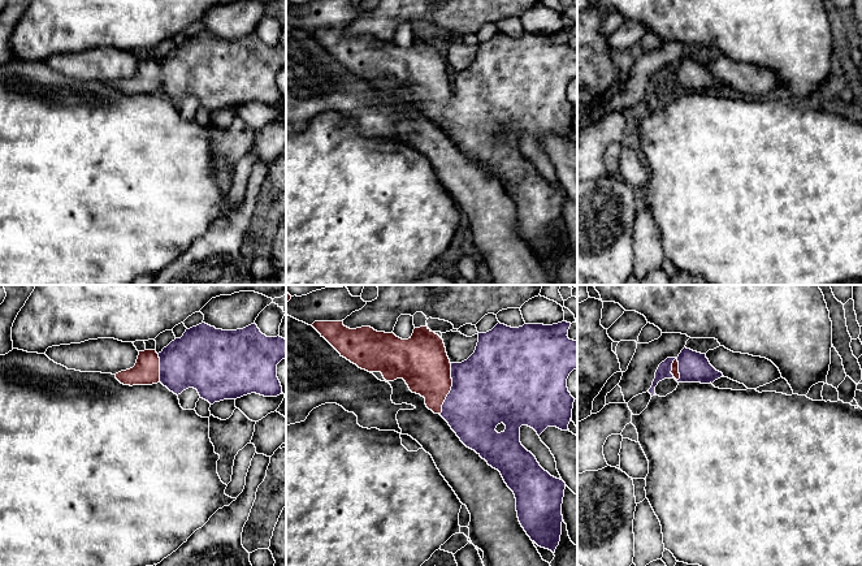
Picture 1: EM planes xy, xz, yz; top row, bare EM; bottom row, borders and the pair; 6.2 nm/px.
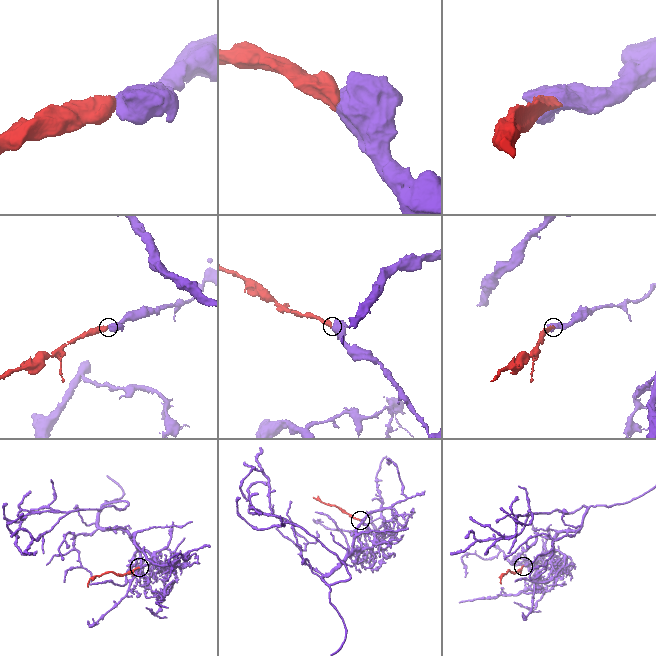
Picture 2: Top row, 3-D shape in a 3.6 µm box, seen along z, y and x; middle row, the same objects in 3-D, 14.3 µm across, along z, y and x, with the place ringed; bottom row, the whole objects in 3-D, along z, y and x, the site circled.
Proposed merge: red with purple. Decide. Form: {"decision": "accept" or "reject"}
{"decision": "accept"}

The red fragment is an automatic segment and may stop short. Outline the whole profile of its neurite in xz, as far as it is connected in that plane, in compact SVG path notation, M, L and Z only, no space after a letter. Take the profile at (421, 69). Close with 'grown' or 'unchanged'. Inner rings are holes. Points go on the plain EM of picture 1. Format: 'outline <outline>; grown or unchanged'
outline M315 30L312 35L341 65L359 77L381 81L386 90L403 87L412 101L424 105L426 116L439 122L467 156L475 159L489 174L501 181L504 191L515 203L519 230L530 249L555 262L562 243L566 191L545 180L536 165L521 154L520 135L528 134L538 144L547 135L569 139L575 107L568 100L567 87L577 77L577 49L567 44L571 31L524 33L519 36L498 31L491 39L478 42L475 61L462 72L450 70L443 48L428 35L415 36L408 48L402 48L393 40L377 40L371 35L350 38L343 34L343 30Z; grown

